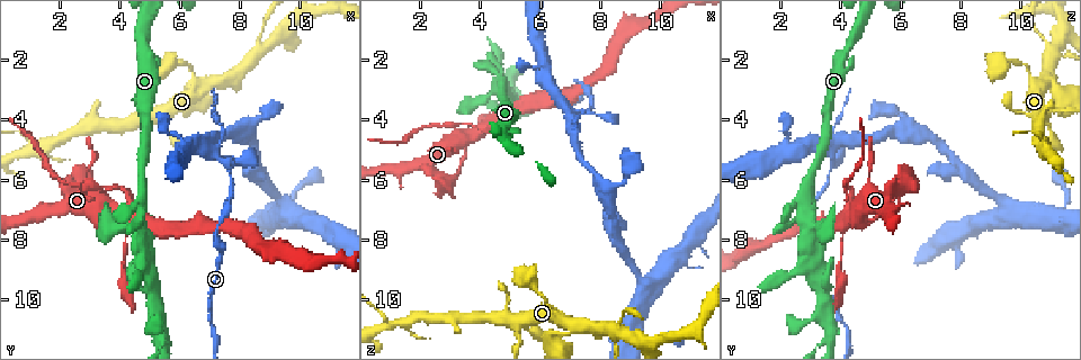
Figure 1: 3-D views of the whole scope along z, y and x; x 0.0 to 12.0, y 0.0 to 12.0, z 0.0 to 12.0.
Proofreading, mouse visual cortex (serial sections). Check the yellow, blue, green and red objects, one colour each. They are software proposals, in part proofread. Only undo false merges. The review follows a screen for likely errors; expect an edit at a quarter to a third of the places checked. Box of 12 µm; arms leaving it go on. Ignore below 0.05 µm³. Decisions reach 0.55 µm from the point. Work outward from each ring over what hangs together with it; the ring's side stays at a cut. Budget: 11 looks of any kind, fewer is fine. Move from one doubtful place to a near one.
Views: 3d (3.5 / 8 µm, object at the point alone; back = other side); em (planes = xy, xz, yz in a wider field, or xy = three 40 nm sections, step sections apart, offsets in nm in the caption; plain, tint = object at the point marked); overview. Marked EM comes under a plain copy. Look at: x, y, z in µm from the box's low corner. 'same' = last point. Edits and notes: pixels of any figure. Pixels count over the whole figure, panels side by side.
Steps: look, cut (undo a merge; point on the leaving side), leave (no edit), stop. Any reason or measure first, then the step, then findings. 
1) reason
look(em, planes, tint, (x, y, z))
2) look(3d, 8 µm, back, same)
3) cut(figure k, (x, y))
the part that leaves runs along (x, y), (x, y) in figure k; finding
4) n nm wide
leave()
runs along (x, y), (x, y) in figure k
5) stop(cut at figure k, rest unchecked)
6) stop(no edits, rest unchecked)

a narrow waist
look(3d, 8 µm, (7.3, 7.5, 2.8))

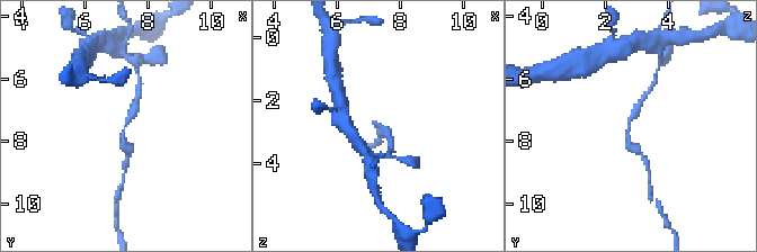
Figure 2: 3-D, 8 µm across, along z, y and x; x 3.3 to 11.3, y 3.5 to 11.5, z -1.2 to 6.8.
arms of 200, 250 nm
look(em, xy, step 1, tint, (7.2, 7.5, 2.8))

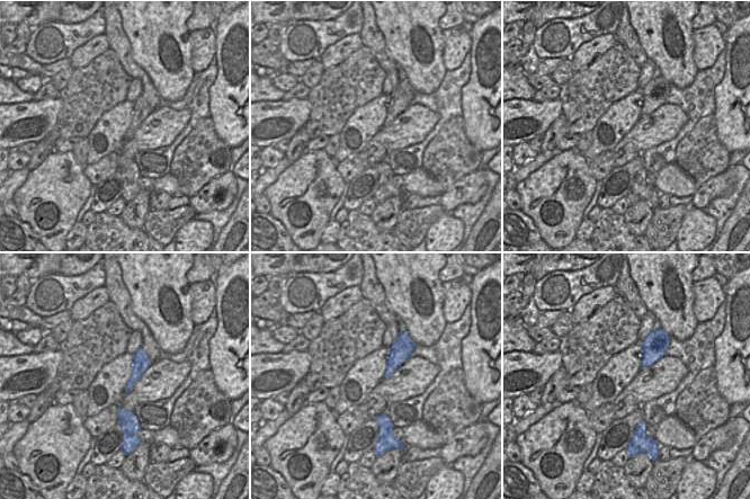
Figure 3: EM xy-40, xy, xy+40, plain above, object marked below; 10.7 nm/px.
leave()
runs along (127, 153), (122, 134), (136, 100) in figure 2; all the same cell

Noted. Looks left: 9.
sharp bend
look(3d, 3.5 µm, (4.2, 6.5, 4.4))

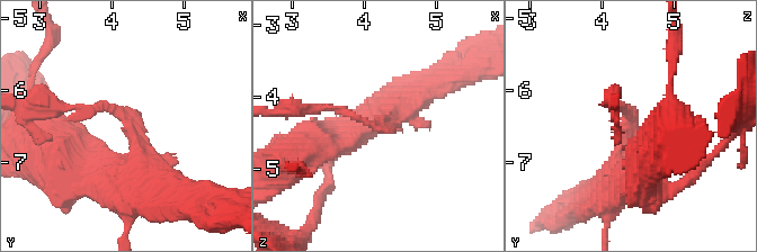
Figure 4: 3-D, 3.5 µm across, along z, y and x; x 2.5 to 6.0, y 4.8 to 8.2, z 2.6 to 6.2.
shape alone is not enough
look(em, xy, step 3, tint, (4.30, 6.50, 4.40))

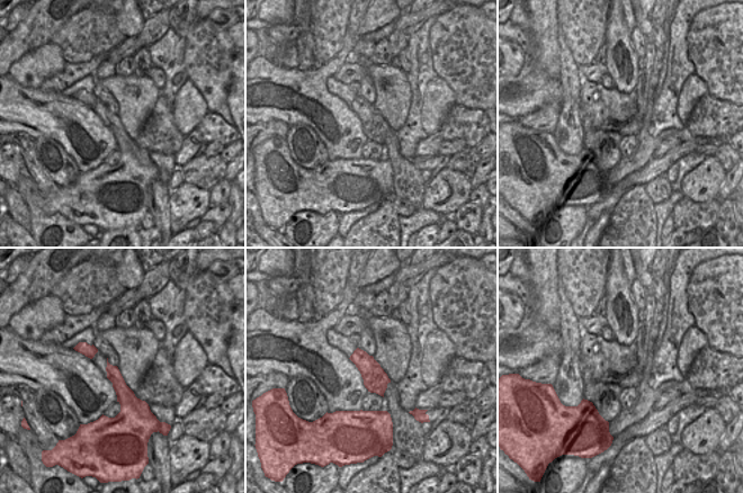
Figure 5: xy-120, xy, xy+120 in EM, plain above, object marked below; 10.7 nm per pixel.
260 nm wide
cut(figure 4, (78, 115))
the part that leaves runs along (112, 108), (77, 111), (33, 101) in figure 4; two cells meet here

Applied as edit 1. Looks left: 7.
abrupt turn
look(3d, 3.5 µm, (8.1, 5.3, 3.9))

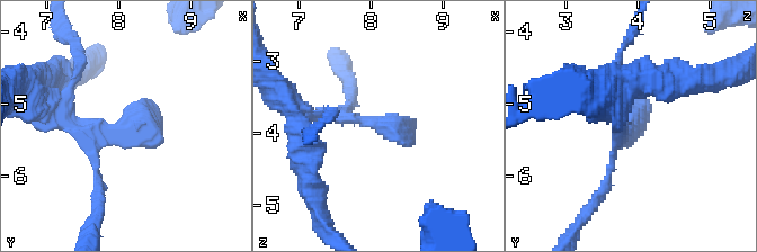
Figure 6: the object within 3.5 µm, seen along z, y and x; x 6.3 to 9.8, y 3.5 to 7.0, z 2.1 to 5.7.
now the EM
look(em, xy, step 3, tint, (8.05, 5.35, 3.85))

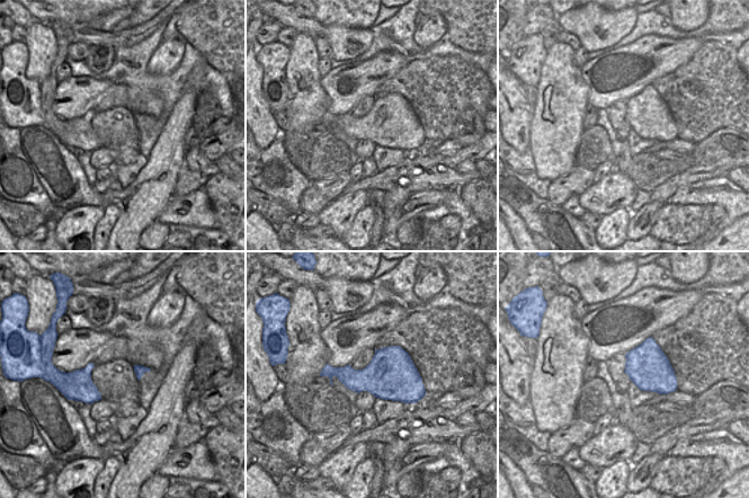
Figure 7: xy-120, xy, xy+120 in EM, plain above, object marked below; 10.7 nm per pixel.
cut(figure 6, (632, 69))
the part that leaves runs along (619, 129), (639, 81), (676, 81) in figure 6; a second cell is stuck on

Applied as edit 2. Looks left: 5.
sharp bend
look(3d, 8 µm, (5.3, 3.9, 10.8))

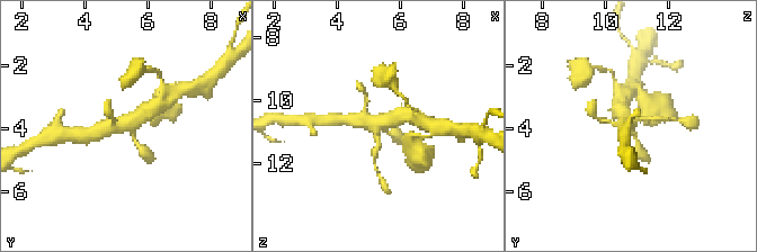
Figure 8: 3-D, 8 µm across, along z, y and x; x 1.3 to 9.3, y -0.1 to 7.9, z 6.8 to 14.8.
shape alone is not enough
look(em, xy, step 3, tint, (5.3, 3.8, 10.6))

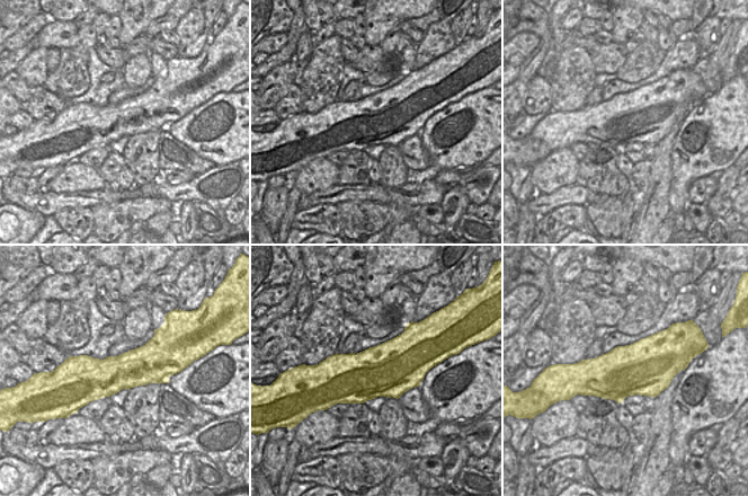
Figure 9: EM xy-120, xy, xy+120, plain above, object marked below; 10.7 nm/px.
leave()
continuous, no second cell

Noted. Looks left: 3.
stop(cut at figure 4, cut at figure 6, rest unchecked)

